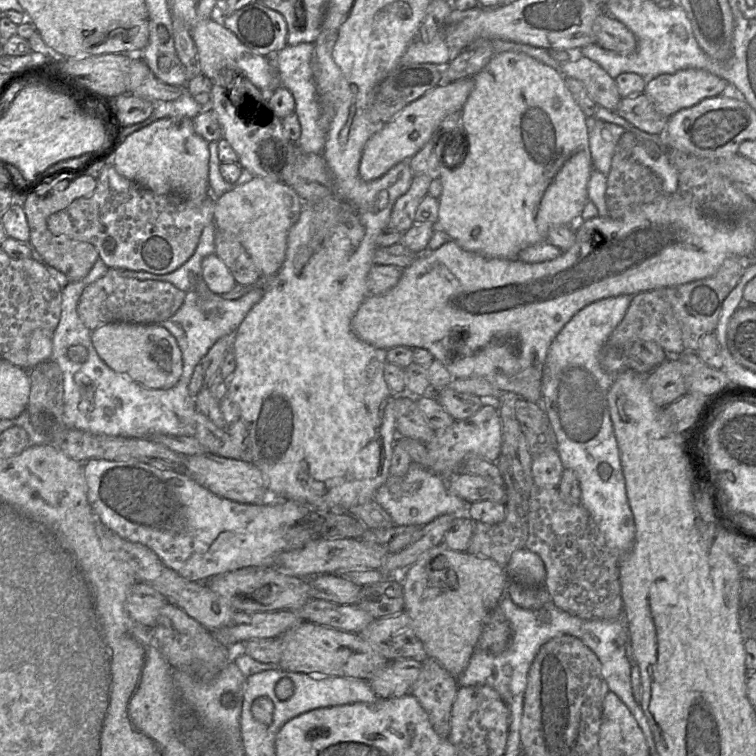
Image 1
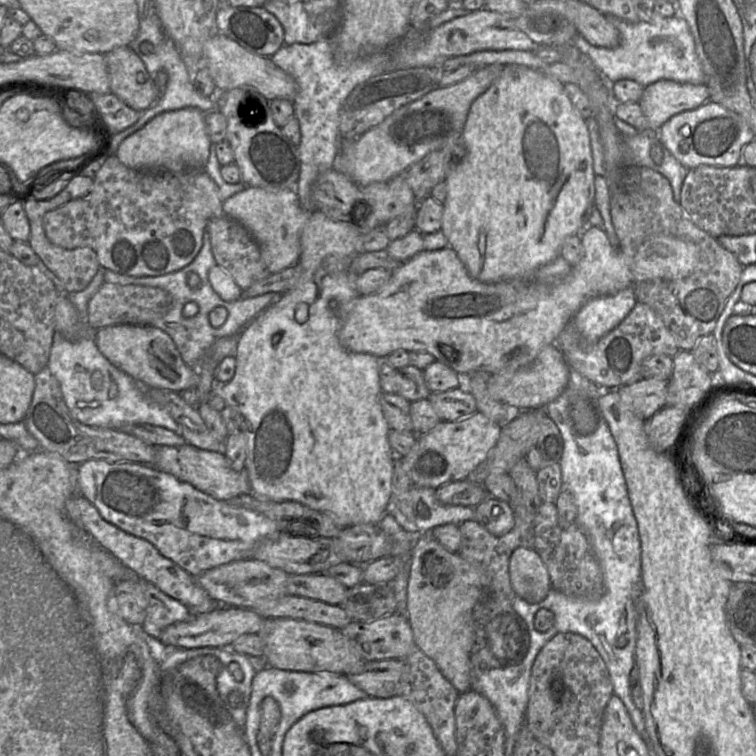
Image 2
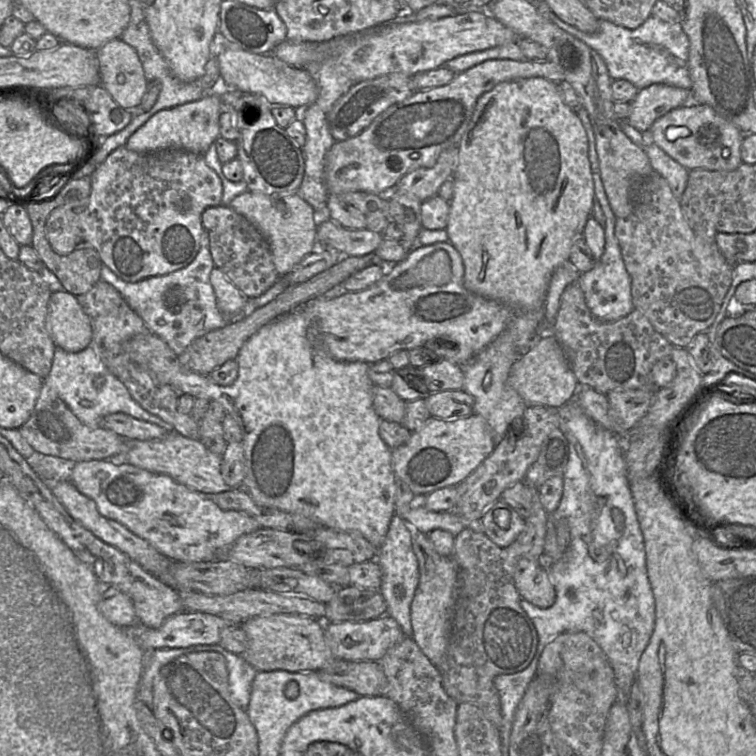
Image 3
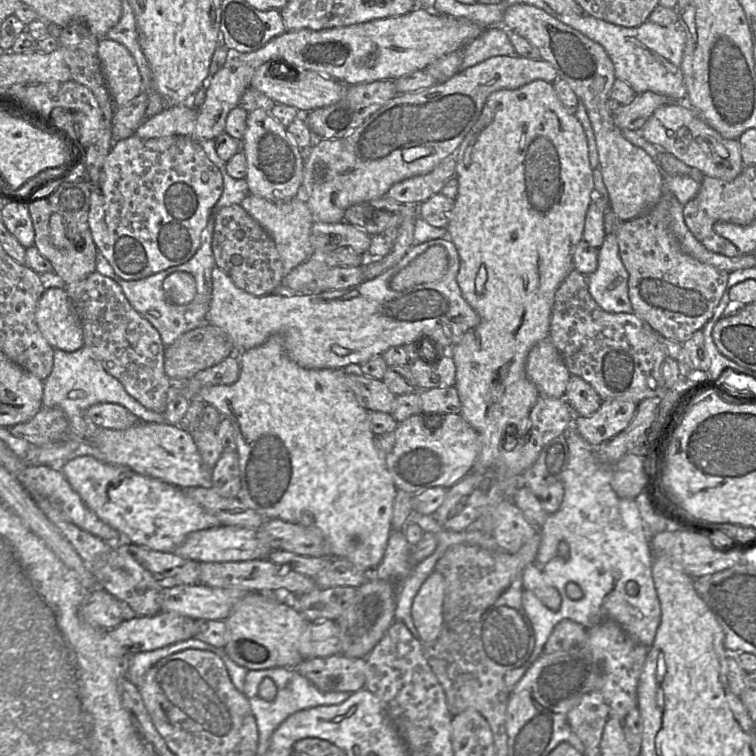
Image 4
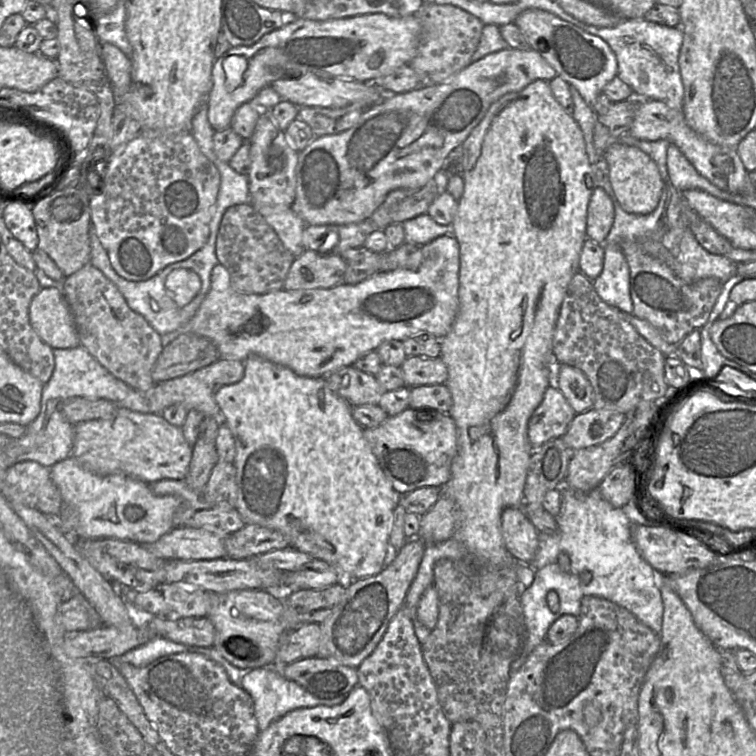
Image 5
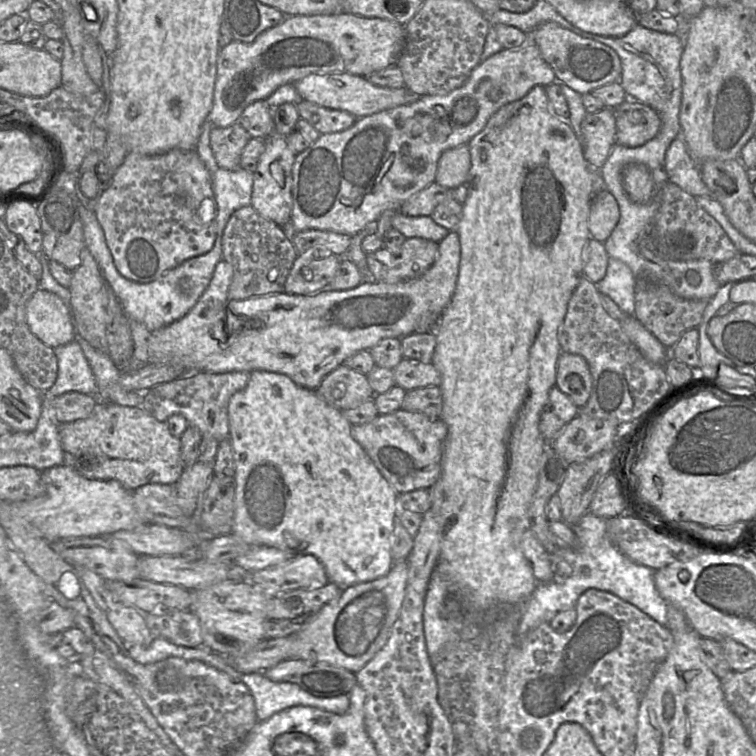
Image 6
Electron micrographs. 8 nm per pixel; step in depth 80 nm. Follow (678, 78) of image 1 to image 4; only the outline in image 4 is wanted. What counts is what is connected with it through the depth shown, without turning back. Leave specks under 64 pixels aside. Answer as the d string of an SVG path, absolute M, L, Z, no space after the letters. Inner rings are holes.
M652 91L636 94L630 103L612 112L613 121L620 130L639 130L656 109L669 101L666 96Z

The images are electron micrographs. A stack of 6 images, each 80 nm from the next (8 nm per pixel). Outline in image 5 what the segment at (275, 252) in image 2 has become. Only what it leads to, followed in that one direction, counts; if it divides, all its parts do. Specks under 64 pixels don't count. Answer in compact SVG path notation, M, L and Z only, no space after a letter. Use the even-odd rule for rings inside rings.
M253 206L274 229L281 242L294 257L305 249L302 234L306 227L304 221L288 206Z

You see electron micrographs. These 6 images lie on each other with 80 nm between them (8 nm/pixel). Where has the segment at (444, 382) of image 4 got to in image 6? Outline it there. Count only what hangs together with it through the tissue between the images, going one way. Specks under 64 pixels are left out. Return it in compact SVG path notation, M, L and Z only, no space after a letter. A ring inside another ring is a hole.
M405 358L393 369L396 385L405 391L428 386L440 386L441 376L432 362Z

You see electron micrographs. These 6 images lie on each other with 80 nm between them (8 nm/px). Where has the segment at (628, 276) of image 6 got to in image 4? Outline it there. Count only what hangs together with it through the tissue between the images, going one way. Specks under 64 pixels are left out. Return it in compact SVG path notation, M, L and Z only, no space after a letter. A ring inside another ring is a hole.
M616 233L605 234L604 242L598 249L597 268L592 274L586 277L589 293L601 309L610 313L633 313L628 296L628 272L620 258Z

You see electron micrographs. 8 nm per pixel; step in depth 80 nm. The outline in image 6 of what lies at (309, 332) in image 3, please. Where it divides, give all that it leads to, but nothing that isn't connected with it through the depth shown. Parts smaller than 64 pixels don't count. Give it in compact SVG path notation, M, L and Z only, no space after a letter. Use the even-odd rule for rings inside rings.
M256 370L250 373L247 386L236 392L228 406L230 442L235 463L235 511L232 533L251 546L278 548L289 555L311 554L324 566L329 582L344 589L359 583L370 582L386 576L394 560L391 556L392 533L399 514L398 493L382 476L362 446L352 437L352 424L342 412L327 404L315 390L303 388L288 376L275 372Z

